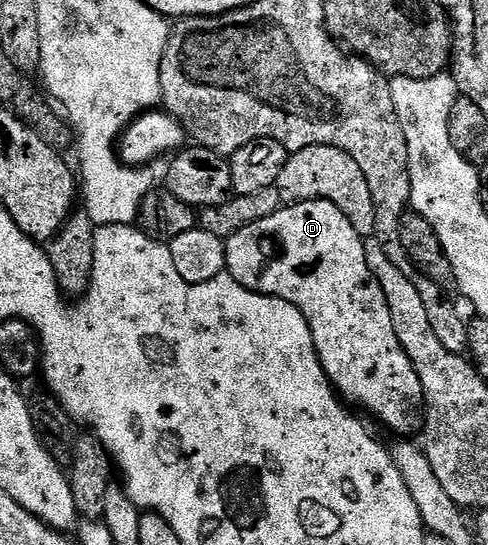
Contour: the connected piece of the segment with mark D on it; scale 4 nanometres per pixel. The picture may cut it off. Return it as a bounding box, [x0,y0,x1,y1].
[225,199,424,437]

